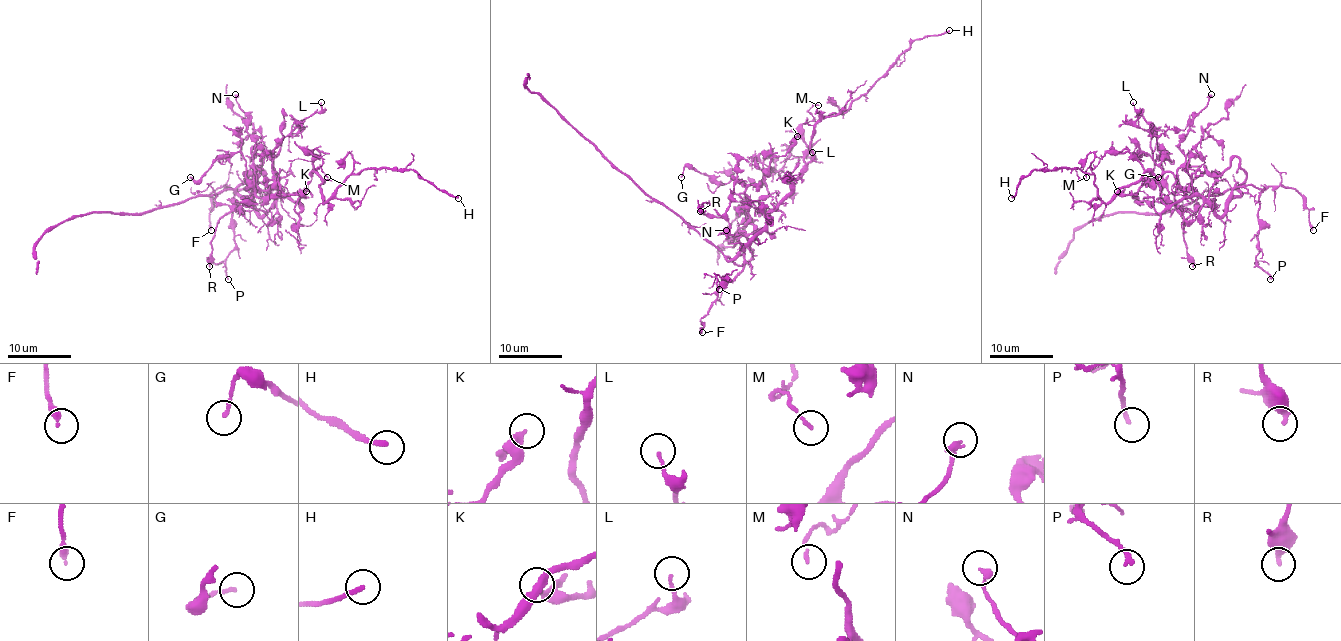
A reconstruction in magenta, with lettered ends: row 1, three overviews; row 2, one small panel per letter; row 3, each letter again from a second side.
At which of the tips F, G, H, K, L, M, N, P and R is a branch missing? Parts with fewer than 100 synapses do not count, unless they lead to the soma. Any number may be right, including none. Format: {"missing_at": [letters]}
{"missing_at": []}

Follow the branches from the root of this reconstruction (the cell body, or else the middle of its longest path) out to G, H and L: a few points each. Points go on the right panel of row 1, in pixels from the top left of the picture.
G: (1217, 214), (1200, 196), (1185, 198), (1177, 187), (1182, 190), (1168, 190), (1163, 152), (1147, 180), (1158, 177)
H: (1217, 214), (1200, 196), (1166, 204), (1150, 172), (1106, 203), (1093, 174), (1032, 169), (1011, 198)
L: (1217, 214), (1200, 196), (1177, 191), (1176, 177), (1153, 160), (1152, 136), (1136, 123), (1133, 102)

